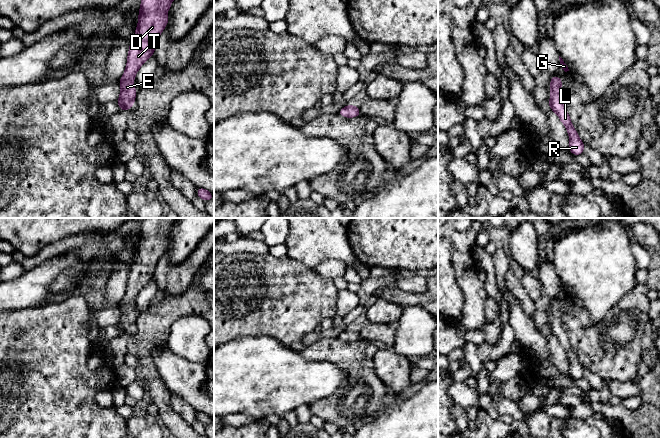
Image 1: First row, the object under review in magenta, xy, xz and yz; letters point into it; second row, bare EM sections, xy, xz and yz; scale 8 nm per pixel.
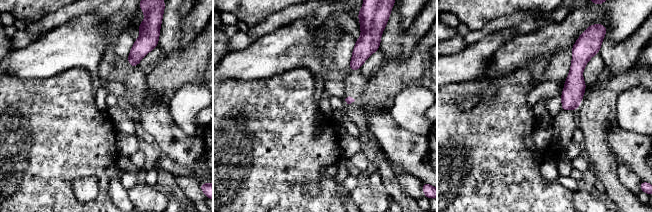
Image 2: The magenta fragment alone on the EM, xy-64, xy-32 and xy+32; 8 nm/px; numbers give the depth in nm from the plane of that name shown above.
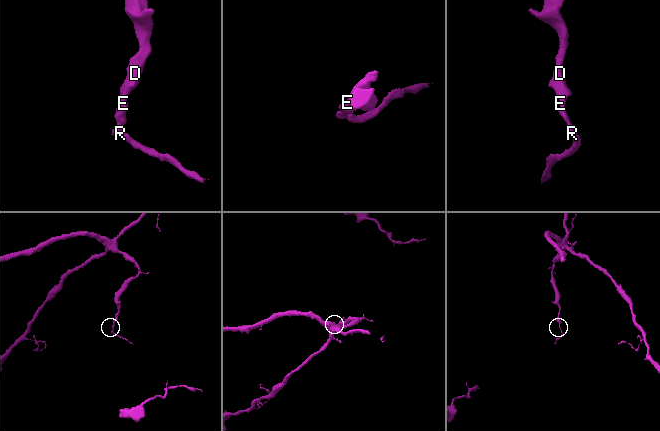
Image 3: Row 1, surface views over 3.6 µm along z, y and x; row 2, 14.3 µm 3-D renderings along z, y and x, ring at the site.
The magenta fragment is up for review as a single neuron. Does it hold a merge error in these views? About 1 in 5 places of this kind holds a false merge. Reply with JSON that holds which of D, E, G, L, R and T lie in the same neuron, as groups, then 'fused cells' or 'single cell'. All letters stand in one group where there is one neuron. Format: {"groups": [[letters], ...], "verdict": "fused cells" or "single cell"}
{"groups": [["D", "E", "G", "L", "R", "T"]], "verdict": "single cell"}

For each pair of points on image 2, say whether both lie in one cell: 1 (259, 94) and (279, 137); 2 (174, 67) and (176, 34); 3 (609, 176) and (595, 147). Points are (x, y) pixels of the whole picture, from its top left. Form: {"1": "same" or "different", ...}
{"1": "same", "2": "different", "3": "same"}

